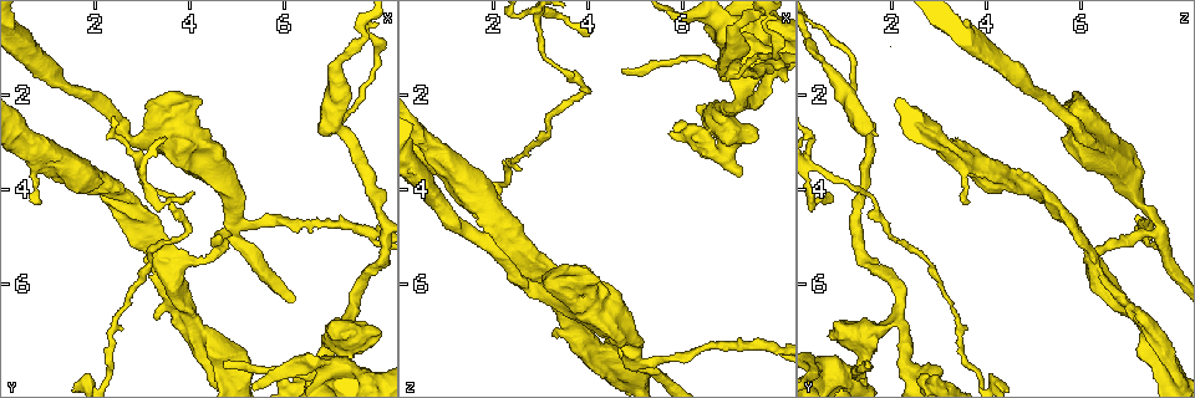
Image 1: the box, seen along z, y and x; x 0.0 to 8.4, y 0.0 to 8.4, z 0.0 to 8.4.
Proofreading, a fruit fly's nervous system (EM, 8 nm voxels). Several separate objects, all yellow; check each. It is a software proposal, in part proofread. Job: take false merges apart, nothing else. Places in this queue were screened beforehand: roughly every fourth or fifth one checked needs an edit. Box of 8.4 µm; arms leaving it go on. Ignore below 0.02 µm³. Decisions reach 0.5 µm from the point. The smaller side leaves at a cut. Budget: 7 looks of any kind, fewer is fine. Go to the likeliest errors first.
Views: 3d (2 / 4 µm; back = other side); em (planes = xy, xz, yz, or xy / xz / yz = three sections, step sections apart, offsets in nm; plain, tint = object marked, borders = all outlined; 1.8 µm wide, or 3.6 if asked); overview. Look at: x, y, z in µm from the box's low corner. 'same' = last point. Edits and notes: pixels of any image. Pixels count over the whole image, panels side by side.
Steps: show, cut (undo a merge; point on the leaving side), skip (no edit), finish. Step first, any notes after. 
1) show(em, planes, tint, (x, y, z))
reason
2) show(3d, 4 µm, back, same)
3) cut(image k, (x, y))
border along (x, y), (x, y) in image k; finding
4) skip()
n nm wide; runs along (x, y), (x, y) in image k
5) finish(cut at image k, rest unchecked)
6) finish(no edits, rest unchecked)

show(em, xy, step 16, tint, (3.95, 6.65, 7.05))
two arms in line, one across

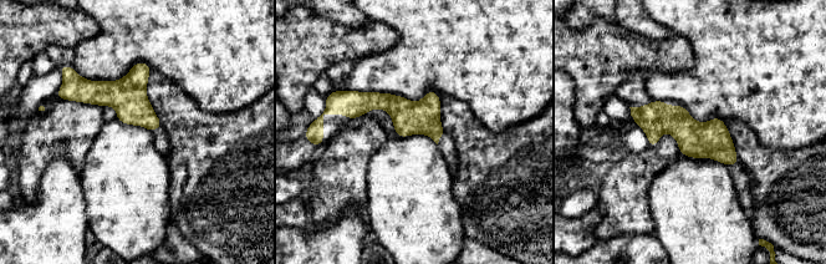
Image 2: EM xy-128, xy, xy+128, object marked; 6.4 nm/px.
skip()
130 nm wide; runs along (633, 110), (676, 120), (734, 161) in image 2; one neuron here

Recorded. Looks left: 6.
show(3d, 4 µm, (1.05, 3.20, 3.45))
arms part here

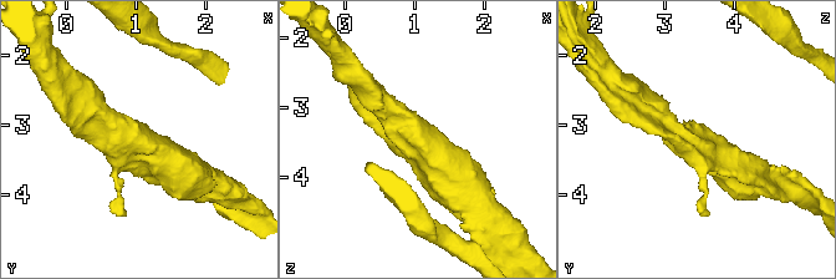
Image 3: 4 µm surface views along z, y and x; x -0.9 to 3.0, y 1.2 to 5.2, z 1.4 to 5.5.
show(em, 3.6 µm, xy, step 4, tint, (1.05, 3.20, 3.40))
now the EM

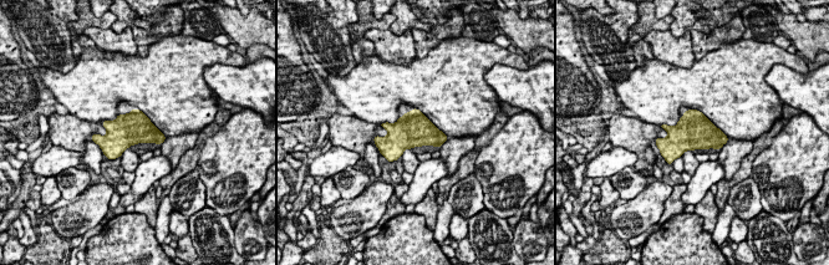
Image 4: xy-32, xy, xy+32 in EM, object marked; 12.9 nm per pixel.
show(em, 3.6 µm, planes, tint, same)
cut it another way

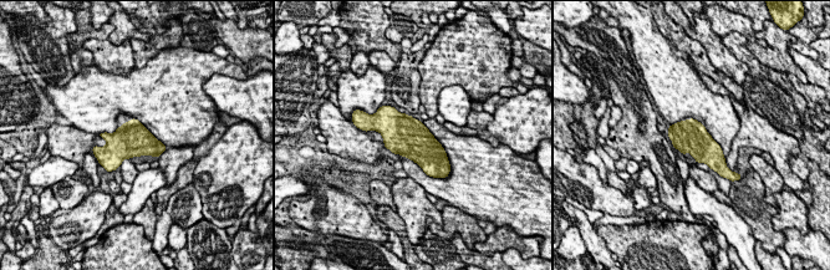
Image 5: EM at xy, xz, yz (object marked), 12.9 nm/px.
skip()
one neuron here

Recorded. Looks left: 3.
show(em, 3.6 µm, yz, step 4, tint, (3.50, 2.70, 6.05))
calibre changes

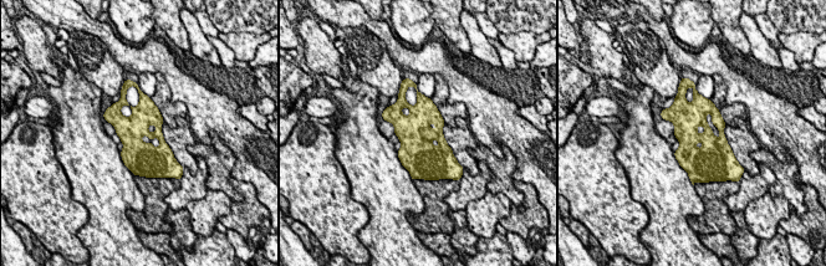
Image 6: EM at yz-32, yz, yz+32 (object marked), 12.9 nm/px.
show(em, 3.6 µm, planes, tint, same)
cut it another way

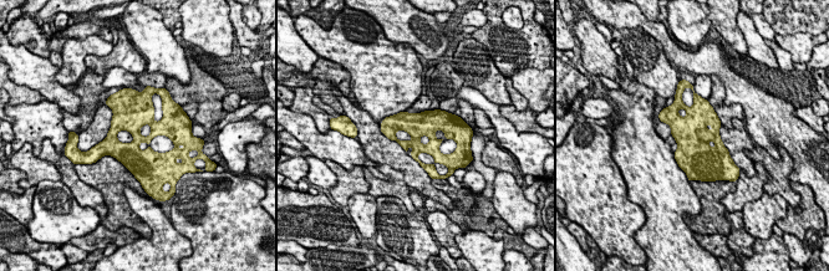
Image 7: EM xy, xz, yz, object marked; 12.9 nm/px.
skip()
380 nm wide; continuous, no second neuron

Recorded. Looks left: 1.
finish(no edits, rest unchecked)

